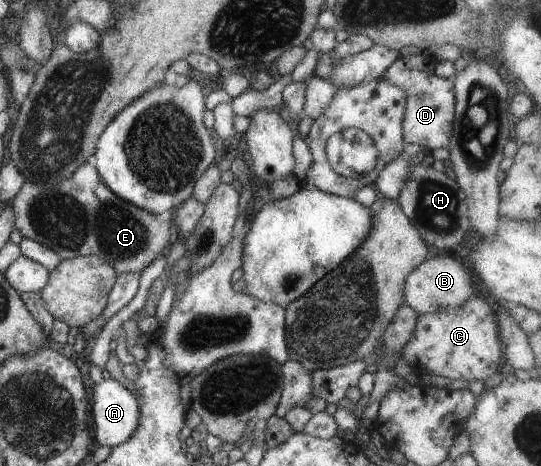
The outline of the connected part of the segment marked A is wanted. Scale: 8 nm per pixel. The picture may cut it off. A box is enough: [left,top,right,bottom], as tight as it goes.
[89,379,140,448]

